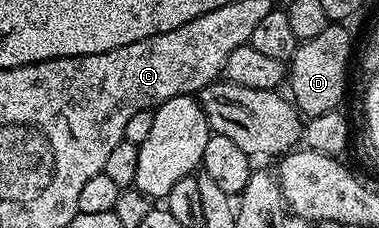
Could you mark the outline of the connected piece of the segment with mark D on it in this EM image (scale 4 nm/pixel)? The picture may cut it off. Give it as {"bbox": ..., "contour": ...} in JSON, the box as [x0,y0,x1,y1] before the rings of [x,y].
{"bbox":[286,22,352,118],"contour":[[[329,22],[322,34],[309,40],[301,40],[297,43],[296,52],[292,55],[286,68],[286,84],[292,87],[290,99],[305,117],[311,118],[318,114],[337,111],[344,100],[344,91],[348,88],[348,63],[352,60],[352,36],[344,29],[340,22]]]}

